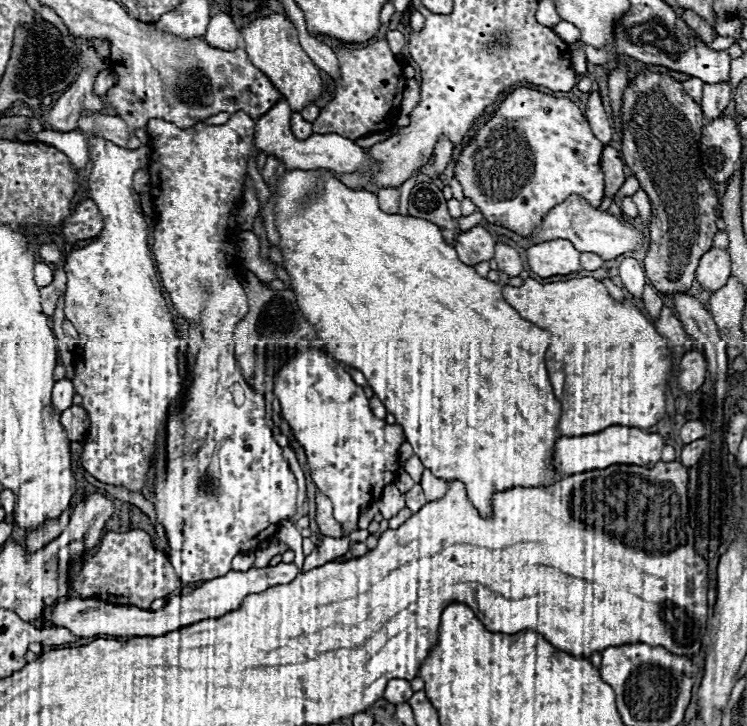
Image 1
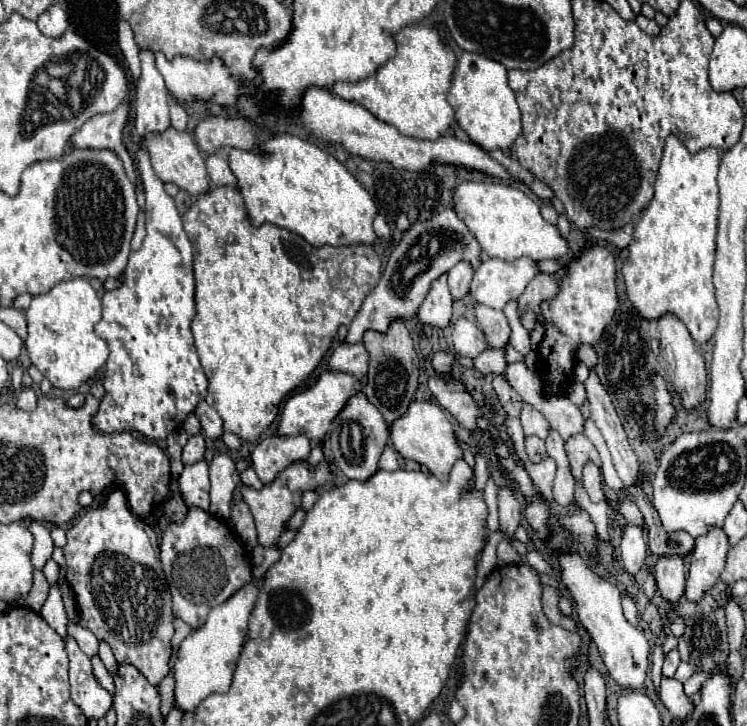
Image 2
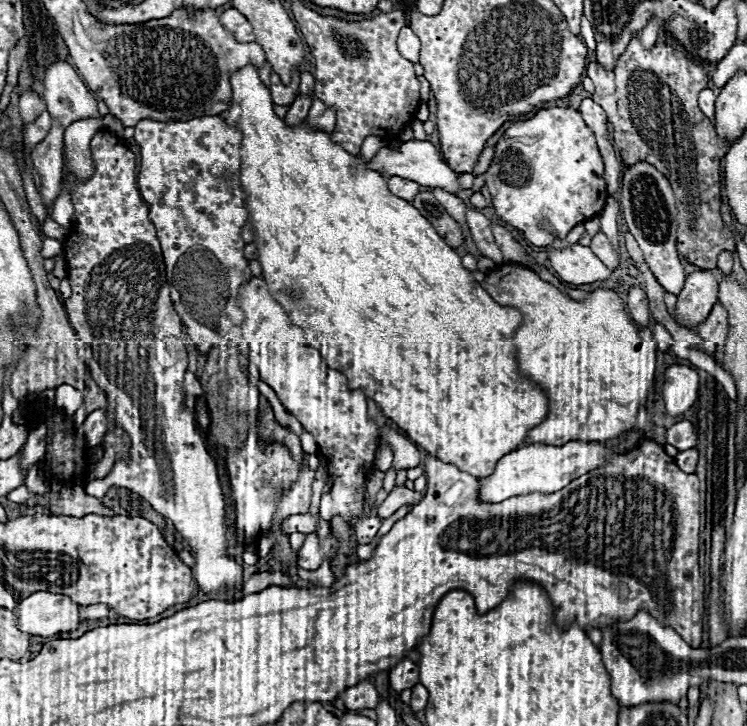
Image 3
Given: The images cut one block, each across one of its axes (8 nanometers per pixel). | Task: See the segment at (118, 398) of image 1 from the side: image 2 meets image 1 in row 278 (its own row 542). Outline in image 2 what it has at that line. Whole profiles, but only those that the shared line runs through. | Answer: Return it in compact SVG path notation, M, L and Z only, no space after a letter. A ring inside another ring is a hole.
M114 488L108 492L104 506L82 514L78 522L66 530L66 537L66 545L62 548L66 558L66 580L76 594L80 626L90 630L98 640L108 642L120 664L132 664L148 678L148 682L154 686L160 684L162 678L170 672L168 660L172 654L170 640L174 634L174 616L172 596L160 564L155 532L128 508L124 490Z

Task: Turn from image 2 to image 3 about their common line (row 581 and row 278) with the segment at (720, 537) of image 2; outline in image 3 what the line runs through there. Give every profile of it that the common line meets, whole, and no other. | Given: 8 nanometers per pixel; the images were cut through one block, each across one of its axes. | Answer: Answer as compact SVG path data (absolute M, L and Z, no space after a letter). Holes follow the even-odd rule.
M710 270L688 274L682 292L678 294L676 316L684 326L698 326L708 318L712 306L718 302L718 280Z

